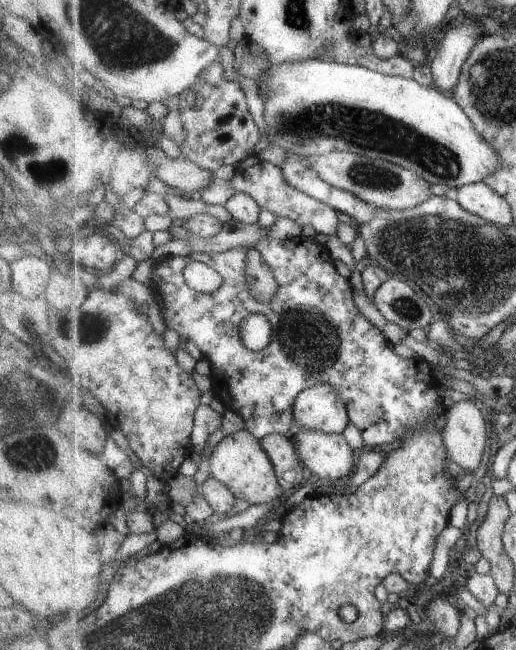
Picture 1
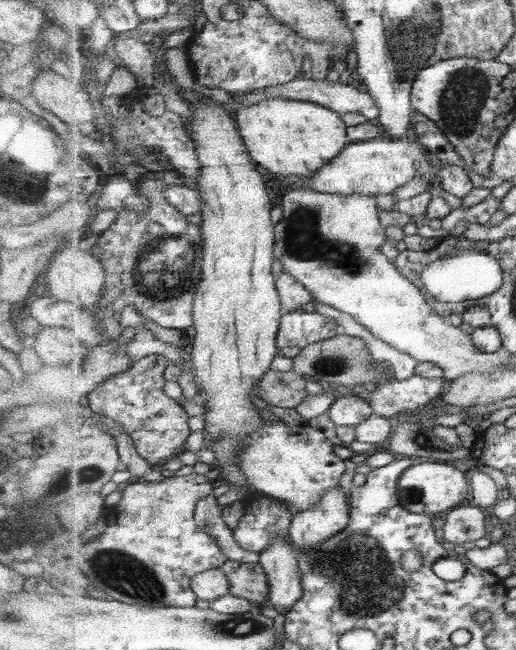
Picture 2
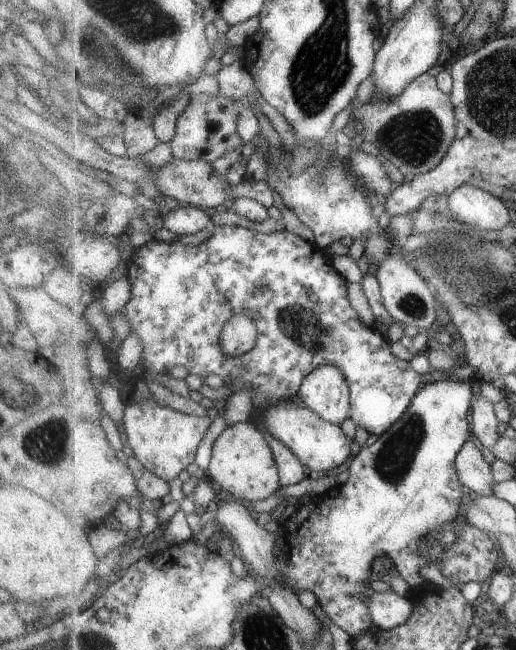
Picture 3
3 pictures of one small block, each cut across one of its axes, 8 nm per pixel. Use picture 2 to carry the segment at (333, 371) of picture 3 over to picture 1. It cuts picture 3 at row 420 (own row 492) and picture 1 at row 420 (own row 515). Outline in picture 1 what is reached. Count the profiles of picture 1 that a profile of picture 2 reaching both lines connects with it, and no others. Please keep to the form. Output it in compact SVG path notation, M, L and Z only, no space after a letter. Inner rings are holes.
M331 383L304 389L294 402L293 420L309 430L343 434L349 426L347 404Z

